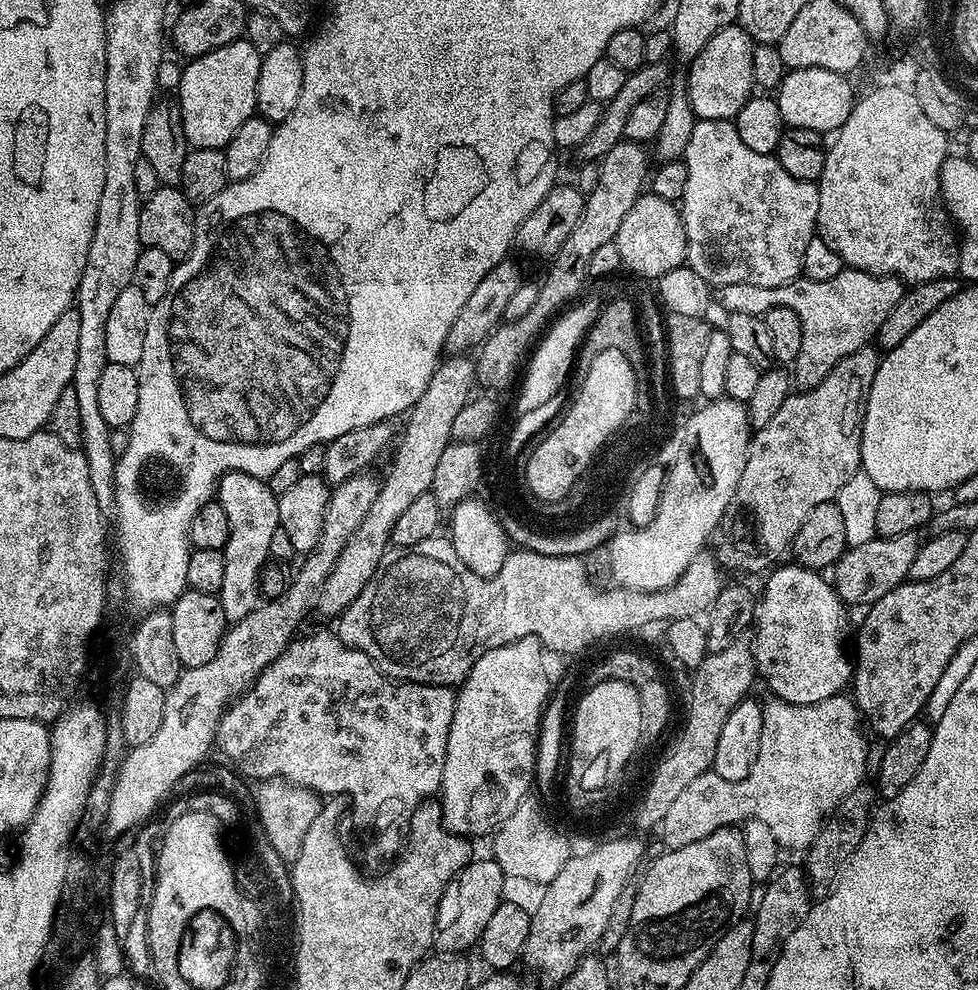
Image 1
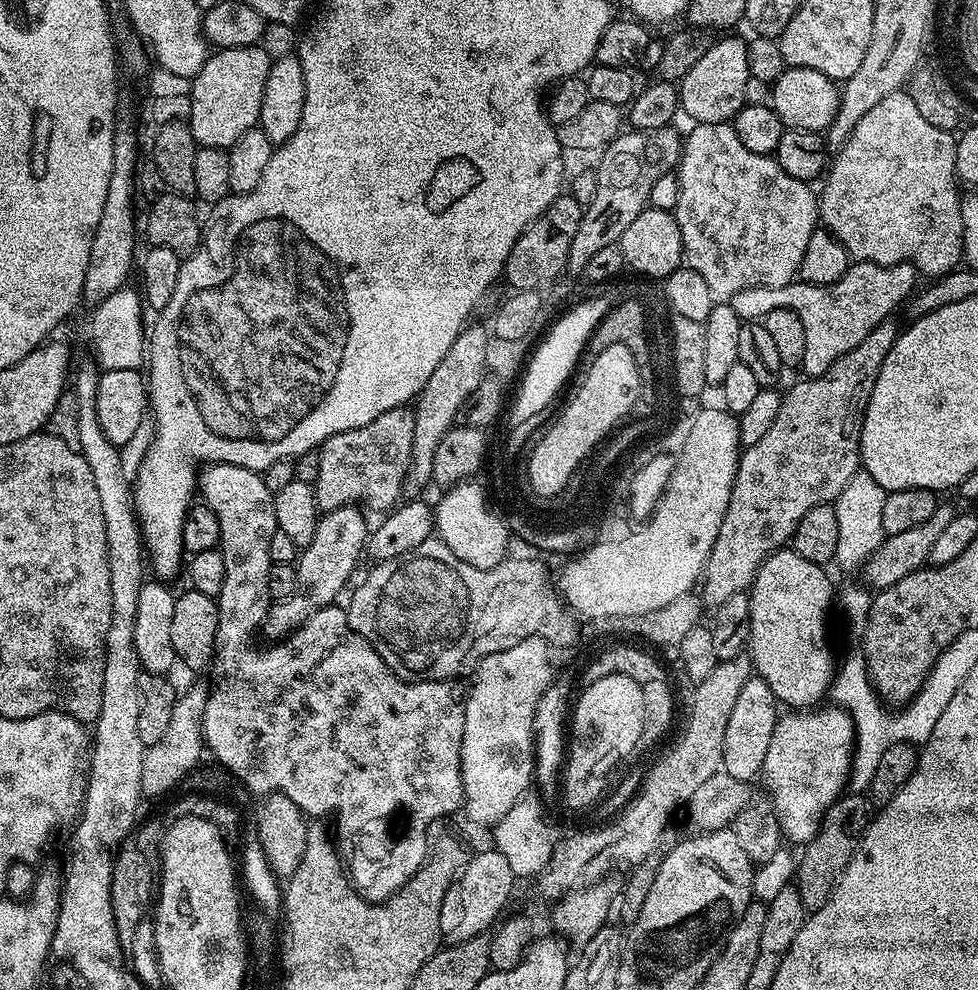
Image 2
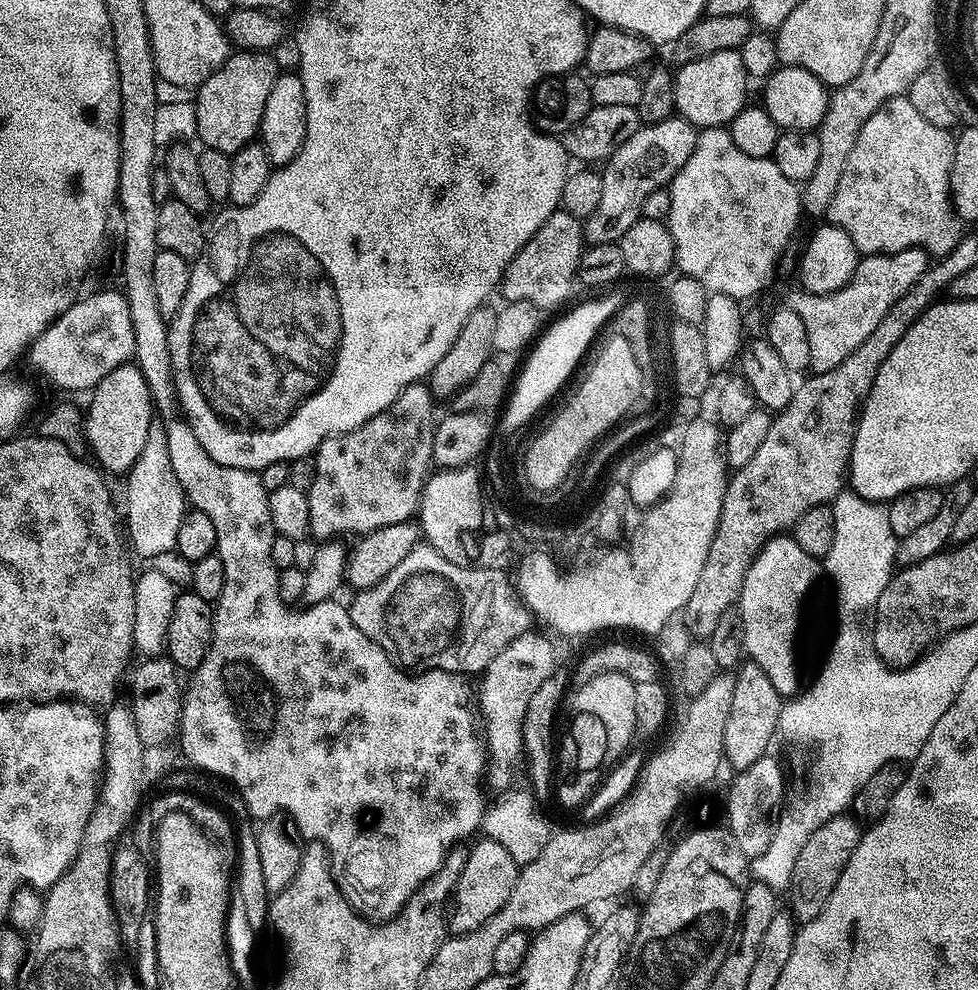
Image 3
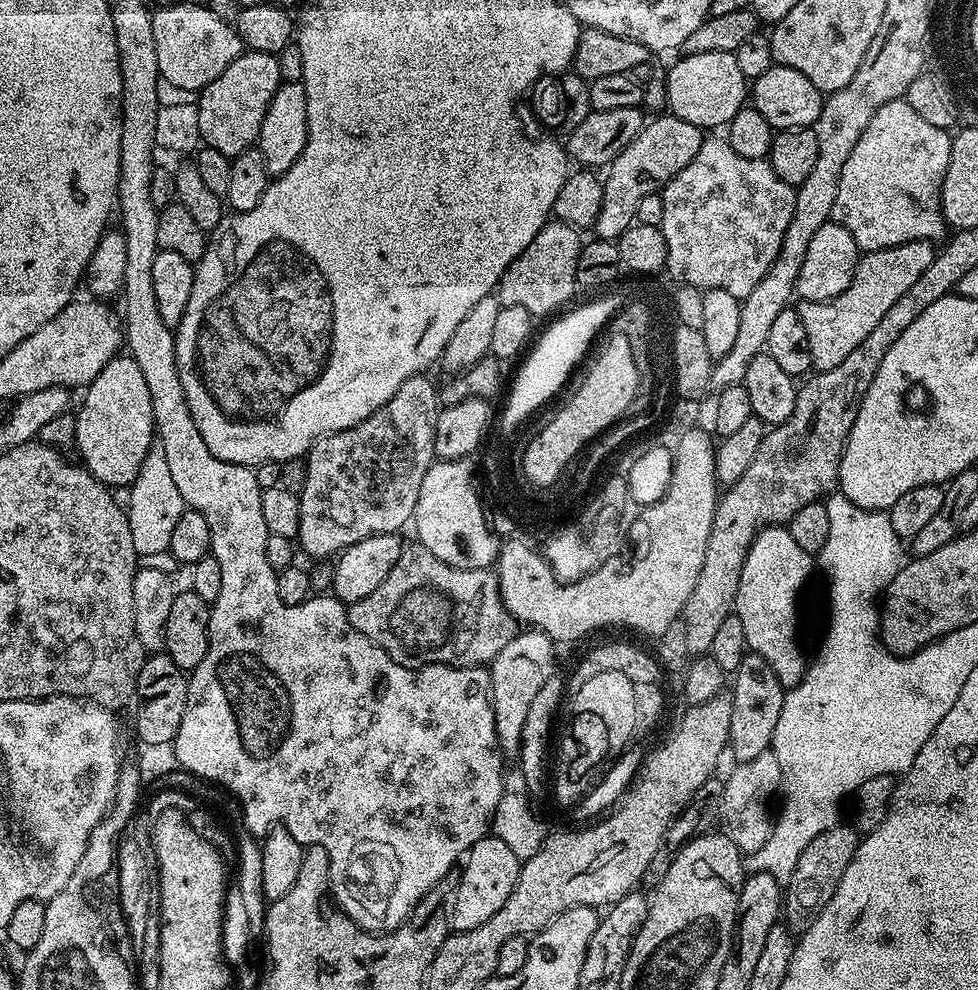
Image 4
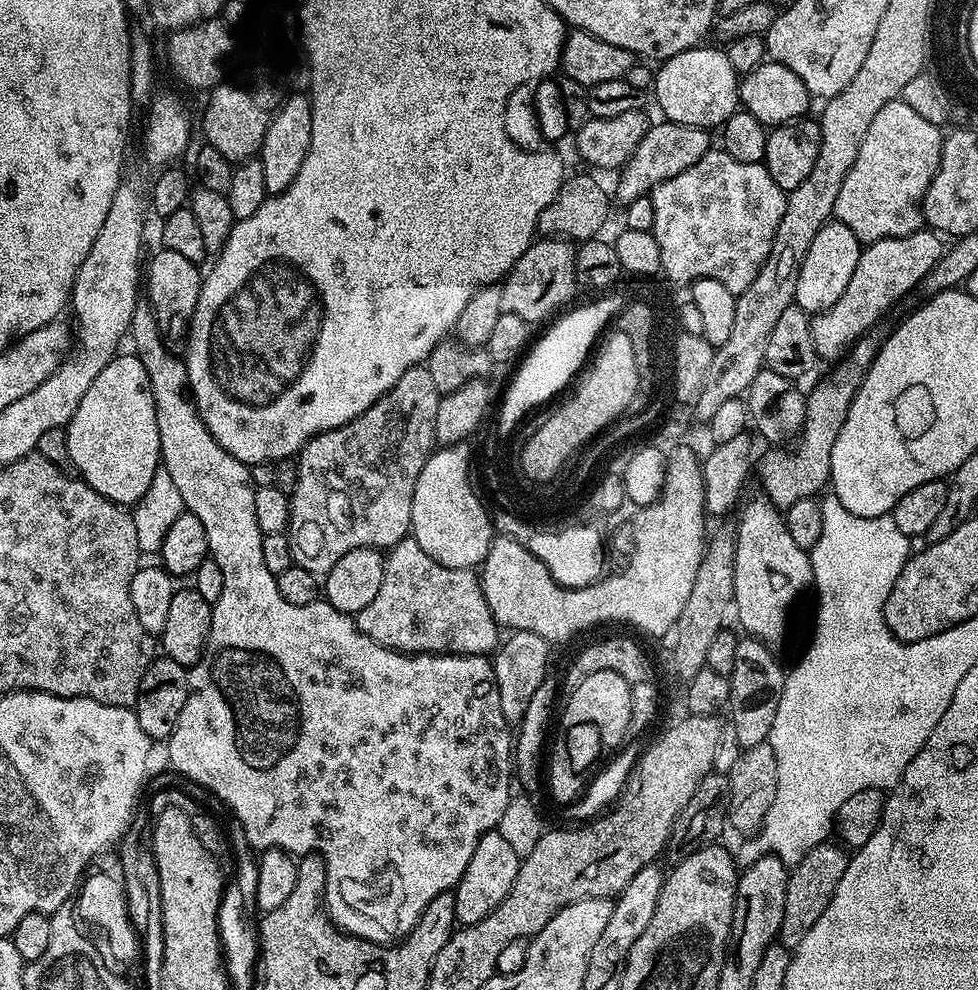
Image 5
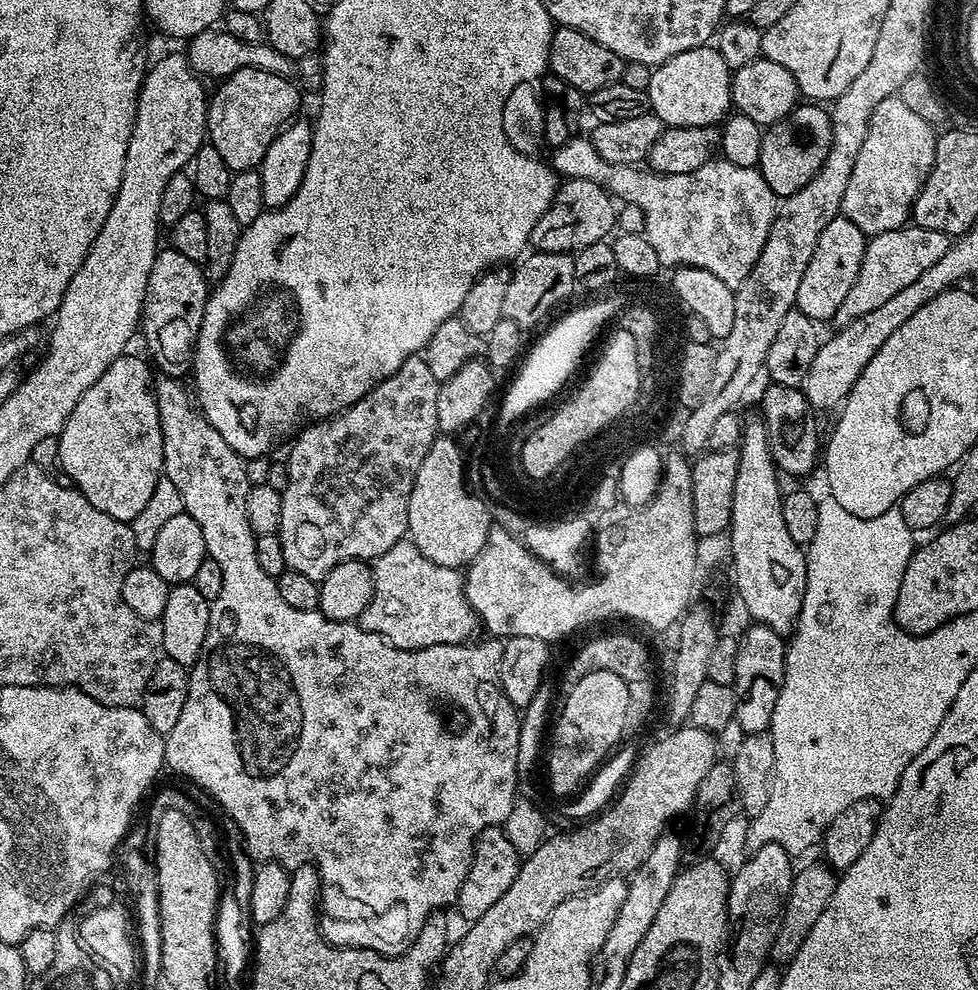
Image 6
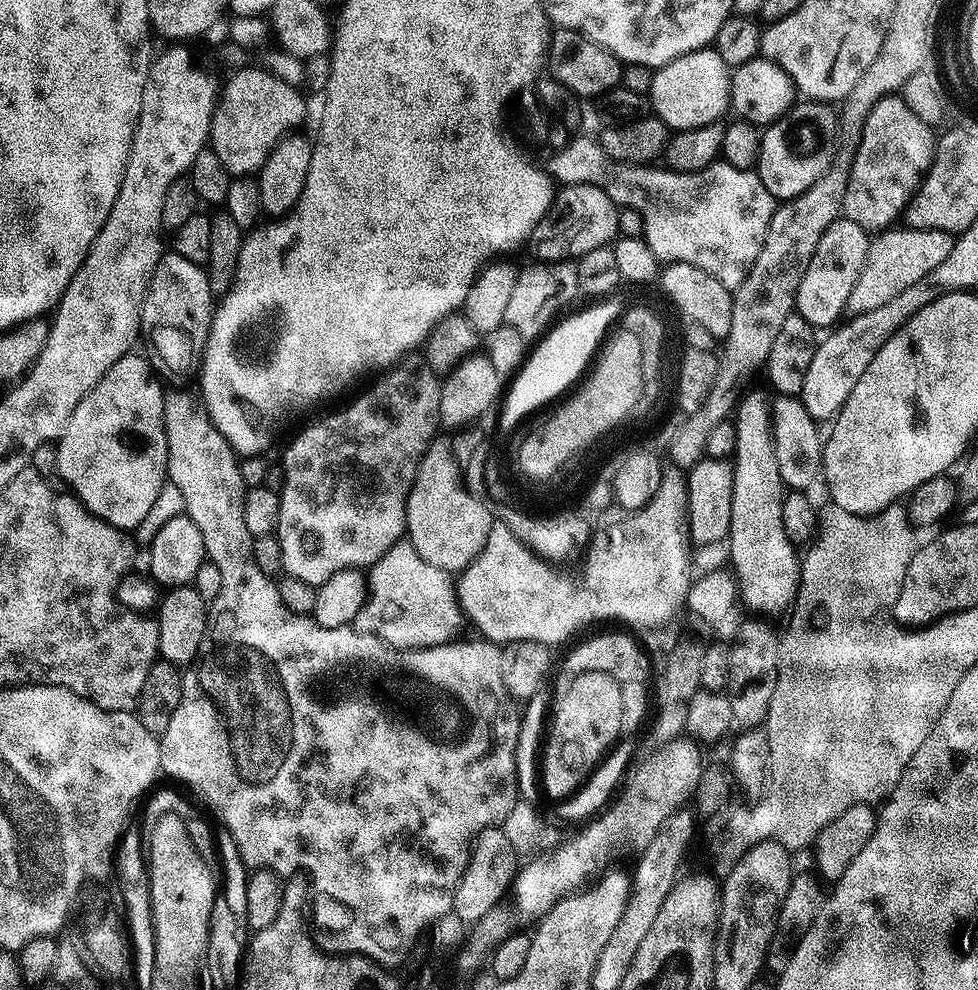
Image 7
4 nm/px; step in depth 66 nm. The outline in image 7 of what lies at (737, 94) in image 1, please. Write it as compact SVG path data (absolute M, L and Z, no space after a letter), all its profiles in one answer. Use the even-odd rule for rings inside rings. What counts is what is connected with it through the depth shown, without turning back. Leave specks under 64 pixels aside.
M715 47L700 48L697 52L682 54L682 58L674 58L653 71L650 108L656 119L668 125L669 129L685 132L701 128L717 123L720 115L729 111L731 85L730 70Z

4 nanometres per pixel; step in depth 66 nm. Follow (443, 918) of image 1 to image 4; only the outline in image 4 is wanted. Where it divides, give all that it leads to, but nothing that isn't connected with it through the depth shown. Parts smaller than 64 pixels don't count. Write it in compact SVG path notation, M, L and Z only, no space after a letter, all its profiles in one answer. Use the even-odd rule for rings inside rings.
M485 834L463 857L459 869L460 881L456 884L456 897L450 900L450 928L452 932L474 930L474 926L482 926L486 918L498 914L502 910L502 902L510 898L510 890L518 882L522 861L515 857L502 838L493 834Z

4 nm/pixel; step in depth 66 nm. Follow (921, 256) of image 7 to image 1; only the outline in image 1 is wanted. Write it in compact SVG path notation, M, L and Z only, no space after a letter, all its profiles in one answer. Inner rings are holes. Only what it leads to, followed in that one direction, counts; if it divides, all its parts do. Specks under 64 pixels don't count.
M847 266L834 274L834 278L826 278L826 282L801 278L773 288L744 288L745 285L746 282L734 282L734 286L719 289L718 304L724 307L725 313L763 314L771 308L789 308L798 314L802 322L802 354L794 365L794 380L801 389L818 386L842 358L854 354L854 350L869 347L882 322L886 322L886 314L898 306L906 291L899 276L876 276Z

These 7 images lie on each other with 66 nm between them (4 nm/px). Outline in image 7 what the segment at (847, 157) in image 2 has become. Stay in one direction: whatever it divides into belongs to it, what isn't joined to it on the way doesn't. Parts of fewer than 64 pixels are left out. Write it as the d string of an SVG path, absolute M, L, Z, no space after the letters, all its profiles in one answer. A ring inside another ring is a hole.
M899 95L883 96L865 118L856 157L851 157L852 169L848 175L843 215L858 222L858 226L870 234L895 225L920 187L922 174L932 164L937 141L932 132L933 129L922 122Z

